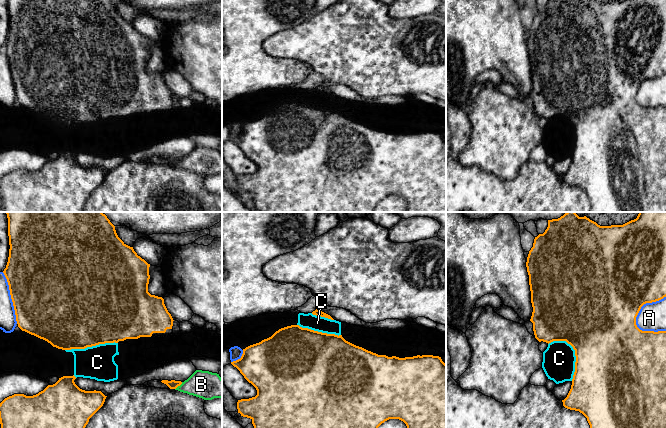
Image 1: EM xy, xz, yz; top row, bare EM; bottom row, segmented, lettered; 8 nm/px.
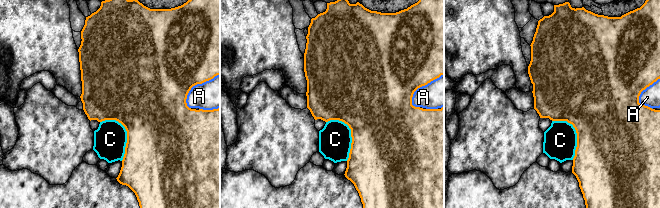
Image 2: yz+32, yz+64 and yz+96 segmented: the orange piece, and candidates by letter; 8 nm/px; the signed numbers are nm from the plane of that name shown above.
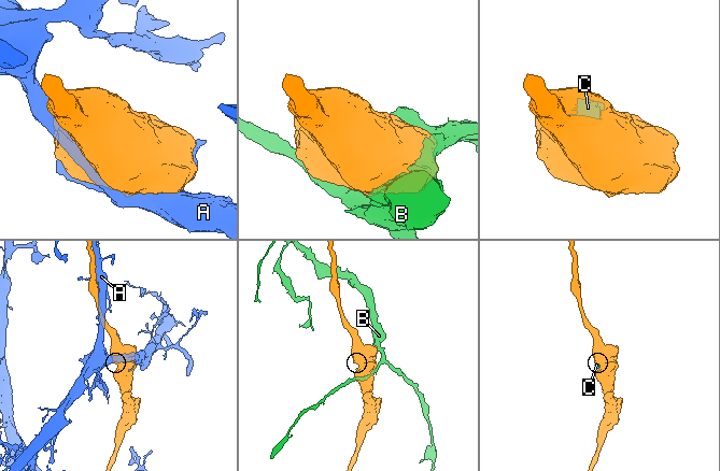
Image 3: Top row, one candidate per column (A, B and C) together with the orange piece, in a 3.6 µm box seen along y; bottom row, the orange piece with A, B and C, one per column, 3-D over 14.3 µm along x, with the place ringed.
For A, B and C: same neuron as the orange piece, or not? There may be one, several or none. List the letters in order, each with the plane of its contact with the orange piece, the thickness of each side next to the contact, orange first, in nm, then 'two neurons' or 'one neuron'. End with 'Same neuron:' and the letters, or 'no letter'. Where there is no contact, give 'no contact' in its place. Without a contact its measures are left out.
A: yz | 500/220 nm | two neurons
B: xy | 70/220 nm | two neurons
C: yz | 500/260 nm | two neurons
Same neuron: no letter

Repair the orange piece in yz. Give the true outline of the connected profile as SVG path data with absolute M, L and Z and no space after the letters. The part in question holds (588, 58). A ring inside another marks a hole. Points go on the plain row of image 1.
M548 0L545 8L535 13L526 43L533 83L530 97L535 114L548 120L566 117L575 126L575 148L571 165L562 176L563 182L579 187L587 194L589 212L666 212L666 107L642 107L636 101L636 93L644 80L666 73L666 0Z

